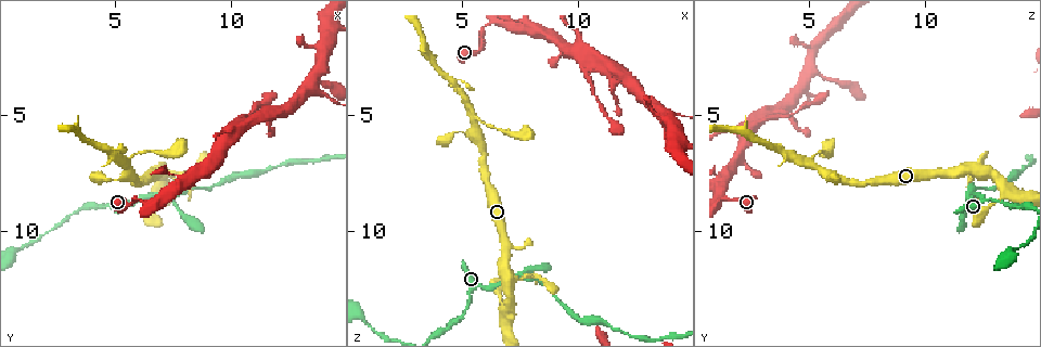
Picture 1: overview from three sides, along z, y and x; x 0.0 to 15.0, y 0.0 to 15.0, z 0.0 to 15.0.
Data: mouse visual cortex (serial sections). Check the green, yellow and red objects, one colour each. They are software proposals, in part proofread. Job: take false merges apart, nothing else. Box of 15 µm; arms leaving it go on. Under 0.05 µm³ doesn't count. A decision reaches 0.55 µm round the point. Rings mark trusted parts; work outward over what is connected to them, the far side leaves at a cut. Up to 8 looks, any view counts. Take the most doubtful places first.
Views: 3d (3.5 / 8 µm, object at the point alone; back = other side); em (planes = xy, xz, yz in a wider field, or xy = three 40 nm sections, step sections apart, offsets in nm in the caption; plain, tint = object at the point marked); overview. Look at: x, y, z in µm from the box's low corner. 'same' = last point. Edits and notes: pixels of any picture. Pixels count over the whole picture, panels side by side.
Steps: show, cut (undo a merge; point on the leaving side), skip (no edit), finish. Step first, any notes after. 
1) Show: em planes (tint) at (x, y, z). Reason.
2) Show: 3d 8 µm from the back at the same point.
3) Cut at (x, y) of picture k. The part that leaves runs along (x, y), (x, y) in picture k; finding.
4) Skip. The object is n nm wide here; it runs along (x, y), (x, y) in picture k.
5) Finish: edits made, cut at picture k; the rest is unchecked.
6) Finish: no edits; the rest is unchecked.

Show: 3d 3.5 µm at (10.5, 5.4, 2.5). Three arms meet.

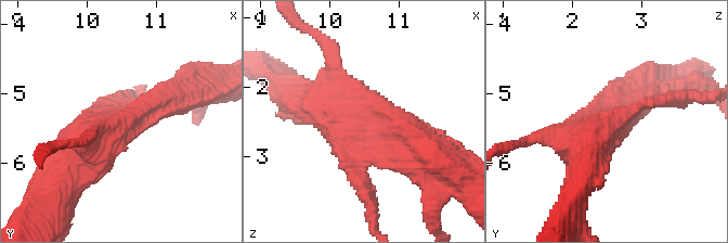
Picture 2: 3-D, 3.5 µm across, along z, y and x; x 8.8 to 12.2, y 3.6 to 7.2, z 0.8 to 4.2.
Show: em planes (tint) at (10.40, 5.45, 2.40). 3 arms meet here; the arms are 150, 400, 500 nm wide.

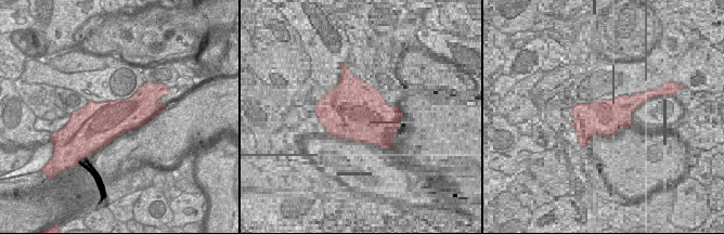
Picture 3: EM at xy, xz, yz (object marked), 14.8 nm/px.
Skip. It runs along (60, 168), (87, 138), (177, 94) in picture 2; one cell here.

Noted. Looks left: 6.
Show: 3d 3.5 µm at (8.0, 7.8, 12.1). Abrupt turn.

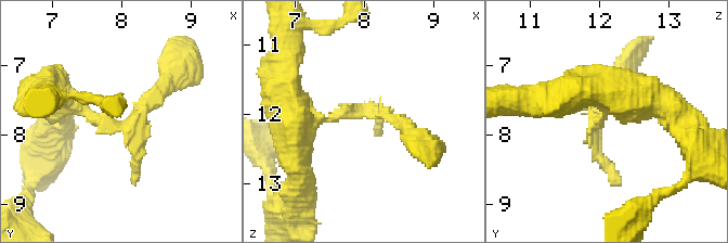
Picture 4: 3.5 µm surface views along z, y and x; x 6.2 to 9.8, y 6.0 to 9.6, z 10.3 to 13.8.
Show: em xy step 2 (plain) at (8.05, 7.85, 12.00).

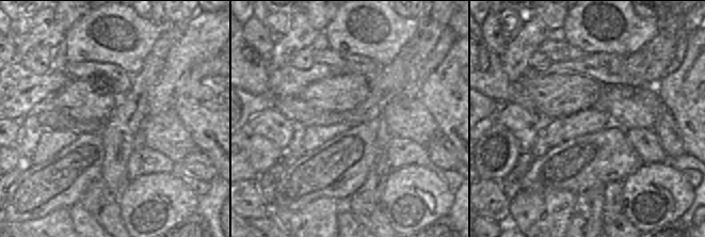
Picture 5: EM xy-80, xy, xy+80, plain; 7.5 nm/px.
Show: em xy step 2 (tint) at the same point.

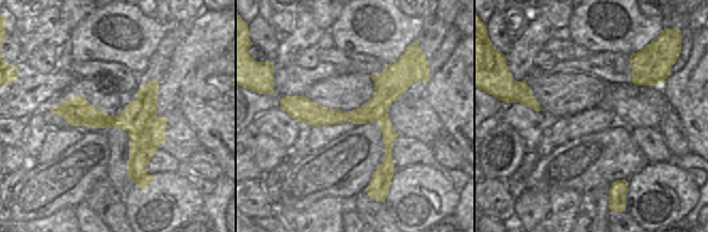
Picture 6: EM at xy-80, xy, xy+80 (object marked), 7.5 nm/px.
Skip. The object is 180 nm wide here; it runs along (412, 77), (361, 116), (286, 105) in picture 6; continuous, no second cell.

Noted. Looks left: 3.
Show: 3d 3.5 µm from the back at (5.4, 7.1, 5.1). Three-way junction.

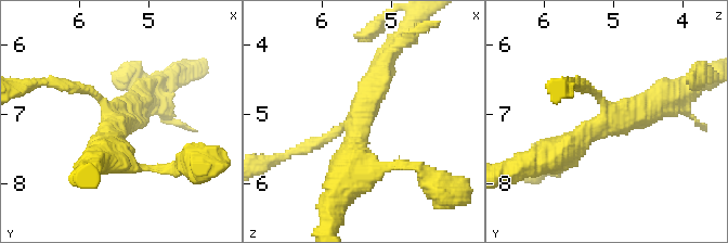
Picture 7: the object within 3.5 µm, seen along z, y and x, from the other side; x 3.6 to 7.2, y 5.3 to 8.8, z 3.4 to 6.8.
Show: em xy step 2 (tint) at (5.50, 7.15, 5.20).

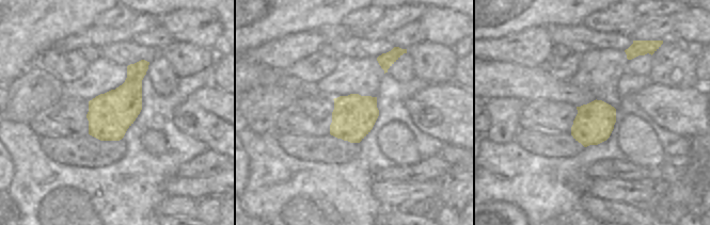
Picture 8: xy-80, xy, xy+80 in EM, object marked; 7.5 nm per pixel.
Show: em planes (tint) at the same point.

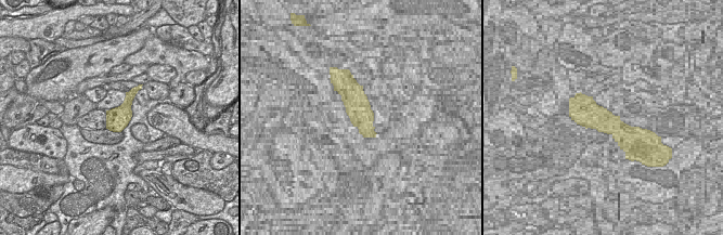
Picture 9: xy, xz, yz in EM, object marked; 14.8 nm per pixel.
Skip. The arms are 150, 350, 500 nm wide; one cell here.

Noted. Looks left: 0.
Finish: no edits; the rest is unchecked.

